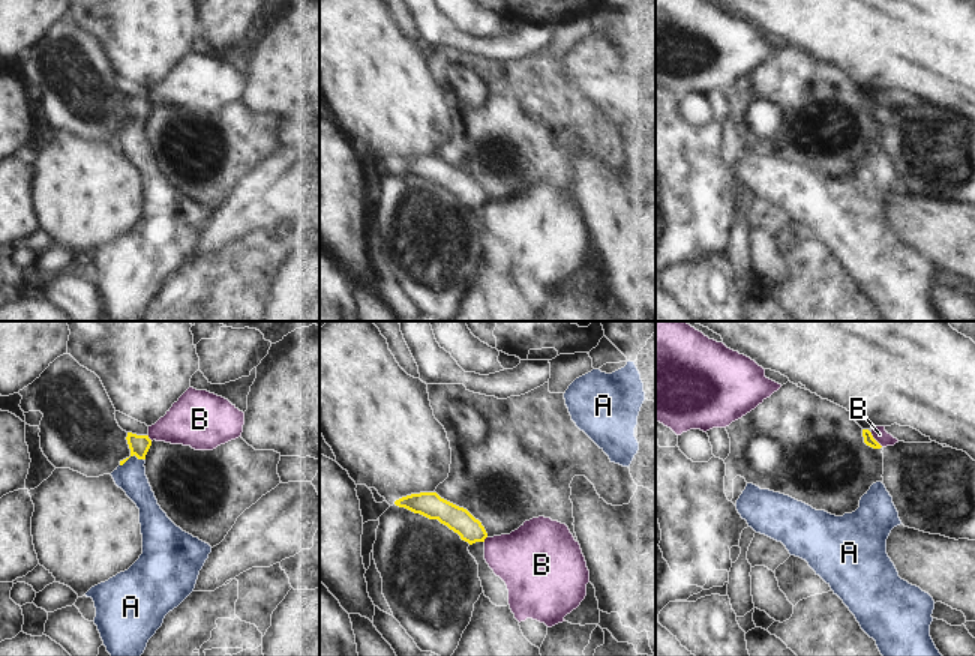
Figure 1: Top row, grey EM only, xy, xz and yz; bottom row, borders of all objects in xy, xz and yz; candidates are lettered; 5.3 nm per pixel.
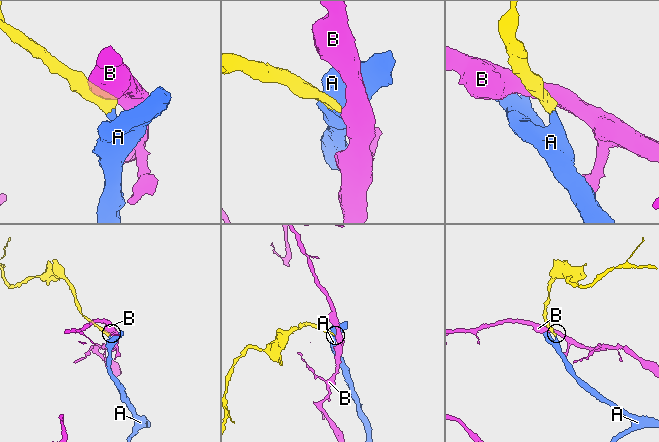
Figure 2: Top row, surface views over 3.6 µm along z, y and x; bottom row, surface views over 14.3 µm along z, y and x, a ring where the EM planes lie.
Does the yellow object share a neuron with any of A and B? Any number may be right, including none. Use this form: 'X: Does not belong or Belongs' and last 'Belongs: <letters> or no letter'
A: Belongs
B: Does not belong
Belongs: A.

